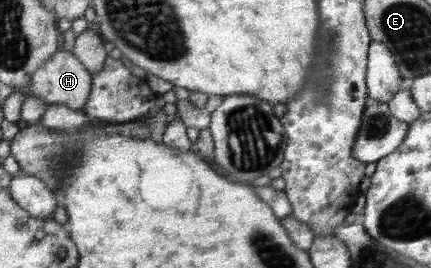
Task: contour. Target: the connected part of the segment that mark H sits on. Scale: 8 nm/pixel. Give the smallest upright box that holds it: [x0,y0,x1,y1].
[26,49,94,110]

